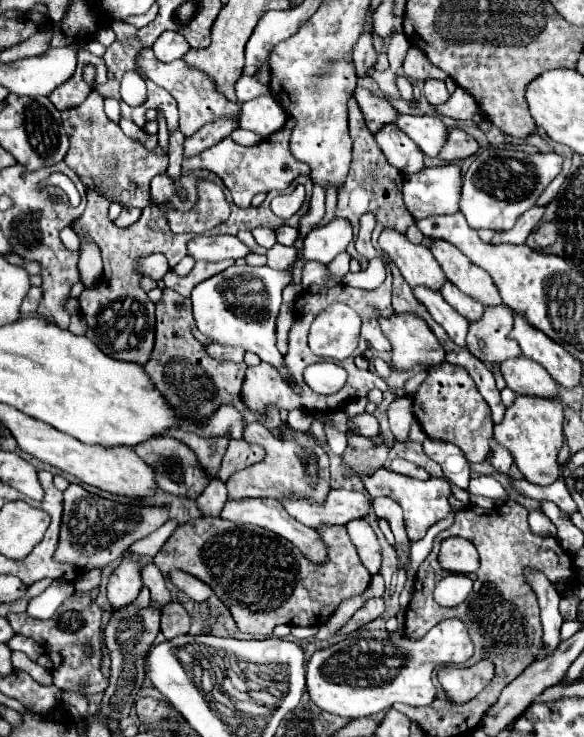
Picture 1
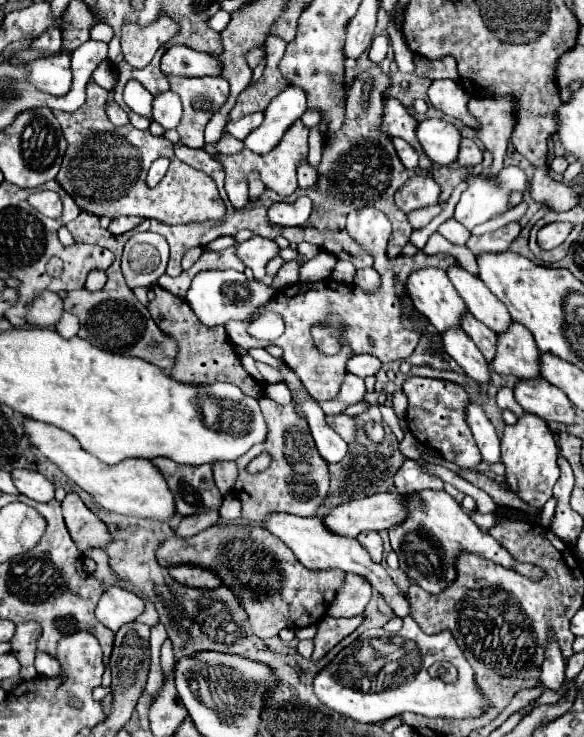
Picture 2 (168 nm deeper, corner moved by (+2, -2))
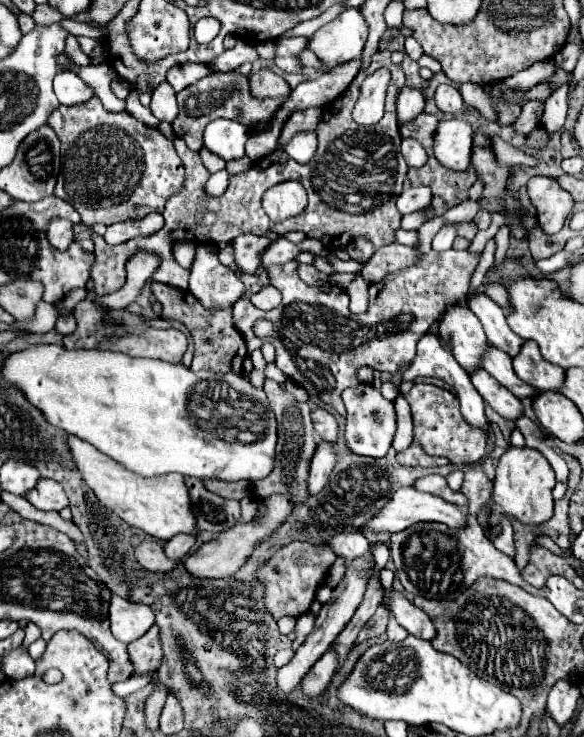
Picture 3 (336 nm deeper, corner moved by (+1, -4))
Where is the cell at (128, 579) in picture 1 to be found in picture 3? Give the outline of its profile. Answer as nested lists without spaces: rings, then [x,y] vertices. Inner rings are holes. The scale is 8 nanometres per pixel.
[[[119,596],[111,598],[109,620],[113,636],[125,644],[141,638],[155,622],[153,610],[149,606],[135,604]]]

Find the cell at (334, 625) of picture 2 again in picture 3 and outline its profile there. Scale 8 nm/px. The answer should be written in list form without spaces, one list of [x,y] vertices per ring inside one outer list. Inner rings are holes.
[[[329,650],[327,654],[323,654],[315,666],[305,674],[303,682],[301,682],[301,690],[303,694],[311,700],[311,698],[317,698],[323,694],[323,690],[327,688],[333,672],[337,668],[337,654],[333,650]]]

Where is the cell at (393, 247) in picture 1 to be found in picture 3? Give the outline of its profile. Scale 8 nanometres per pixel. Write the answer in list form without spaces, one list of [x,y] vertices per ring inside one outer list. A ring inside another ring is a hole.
[[[459,304],[449,306],[439,320],[439,332],[467,374],[483,368],[481,360],[489,348],[489,342],[485,338],[481,322],[469,308],[463,308]]]

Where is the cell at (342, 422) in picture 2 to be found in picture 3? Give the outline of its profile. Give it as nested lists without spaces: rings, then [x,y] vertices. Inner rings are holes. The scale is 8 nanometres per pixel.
[[[323,408],[313,410],[311,420],[313,420],[313,426],[315,426],[319,438],[323,438],[327,442],[337,440],[337,420],[327,410],[323,410]]]

